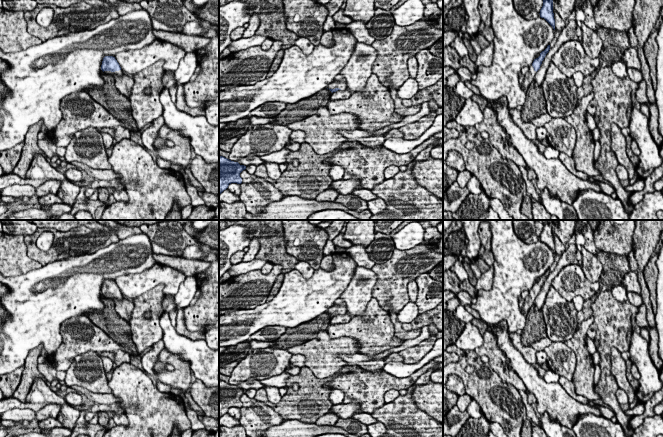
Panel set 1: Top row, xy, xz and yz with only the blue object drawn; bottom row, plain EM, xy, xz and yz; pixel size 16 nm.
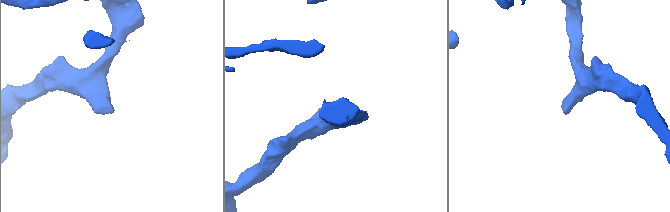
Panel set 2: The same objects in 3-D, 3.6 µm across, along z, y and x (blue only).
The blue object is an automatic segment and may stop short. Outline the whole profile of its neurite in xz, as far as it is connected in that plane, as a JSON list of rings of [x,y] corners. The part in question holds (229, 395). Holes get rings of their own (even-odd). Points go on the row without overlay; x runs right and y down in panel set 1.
[[[219,379],[219,419],[228,412],[231,407],[242,407],[240,397],[246,390],[231,385]]]

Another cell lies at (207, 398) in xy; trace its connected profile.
[[[196,380],[190,387],[190,393],[204,416],[219,419],[219,385],[206,387],[201,380]]]

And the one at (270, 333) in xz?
[[[267,326],[252,334],[249,340],[273,342],[285,334],[286,329],[287,328],[283,326]]]

